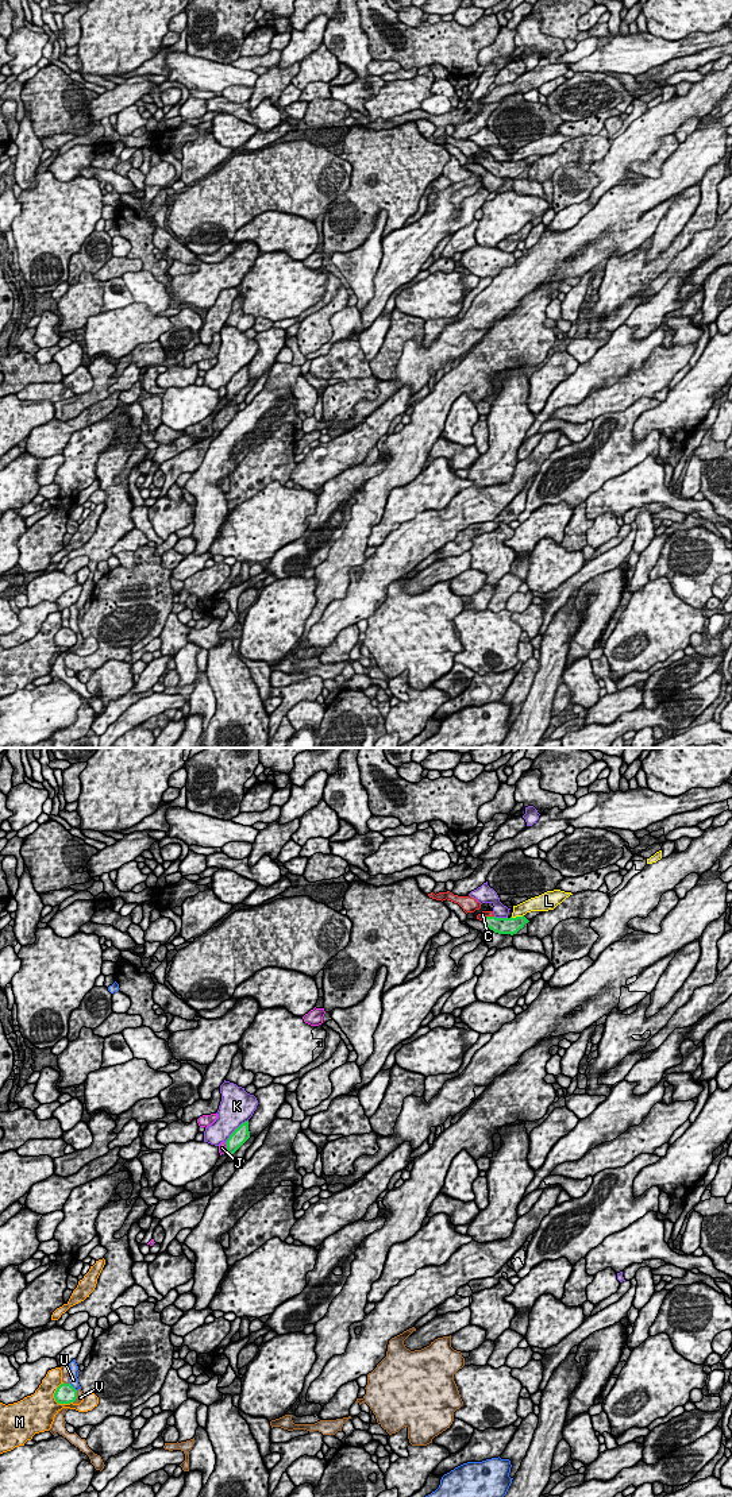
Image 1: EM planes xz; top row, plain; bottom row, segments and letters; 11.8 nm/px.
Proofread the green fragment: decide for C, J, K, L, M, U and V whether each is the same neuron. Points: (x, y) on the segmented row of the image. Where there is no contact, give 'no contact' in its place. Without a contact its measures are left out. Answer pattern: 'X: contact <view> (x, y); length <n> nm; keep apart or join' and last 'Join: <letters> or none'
C: contact xz (486, 917); length 170 nm; join
J: contact xz (227, 1148); length 130 nm; keep apart
K: contact xz (235, 1130); length 380 nm; keep apart
L: contact xz (516, 917); length 160 nm; keep apart
M: contact xz (54, 1393); length 280 nm; keep apart
U: contact xz (72, 1386); length 140 nm; keep apart
V: contact xz (66, 1384); length 70 nm; keep apart
Join: C

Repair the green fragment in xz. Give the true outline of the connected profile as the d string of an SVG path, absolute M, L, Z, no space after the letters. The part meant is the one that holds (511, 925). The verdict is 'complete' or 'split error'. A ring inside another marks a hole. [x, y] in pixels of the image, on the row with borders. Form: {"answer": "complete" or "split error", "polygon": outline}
{"answer": "split error", "polygon": "M482 911L477 915L477 919L482 921L490 930L498 934L516 934L529 921L523 917L516 918L496 918L493 911Z"}

